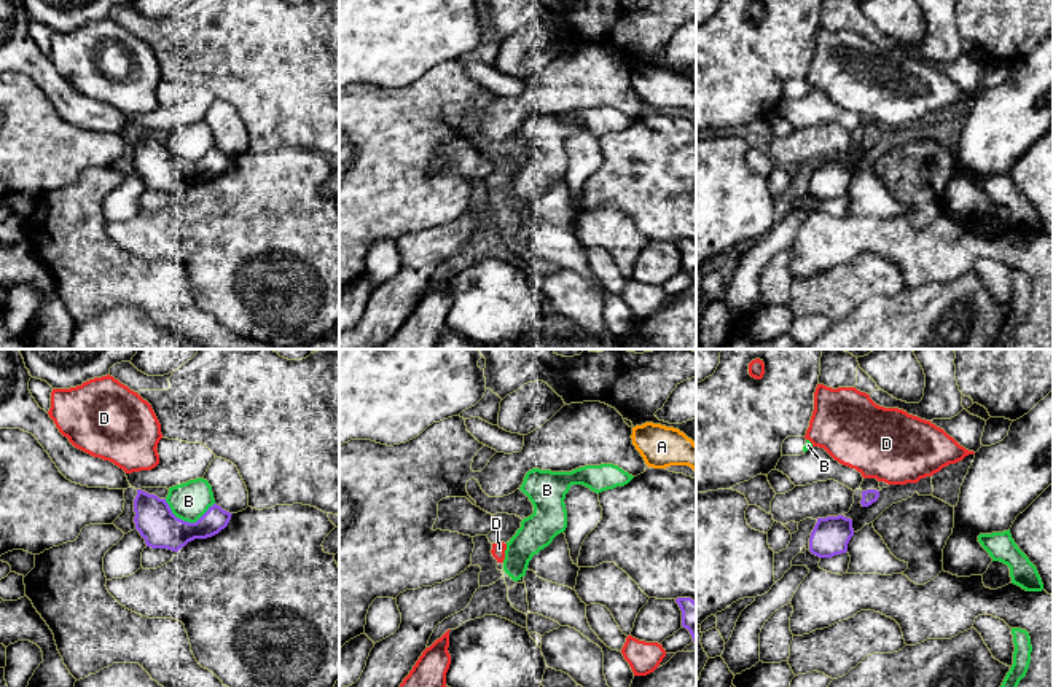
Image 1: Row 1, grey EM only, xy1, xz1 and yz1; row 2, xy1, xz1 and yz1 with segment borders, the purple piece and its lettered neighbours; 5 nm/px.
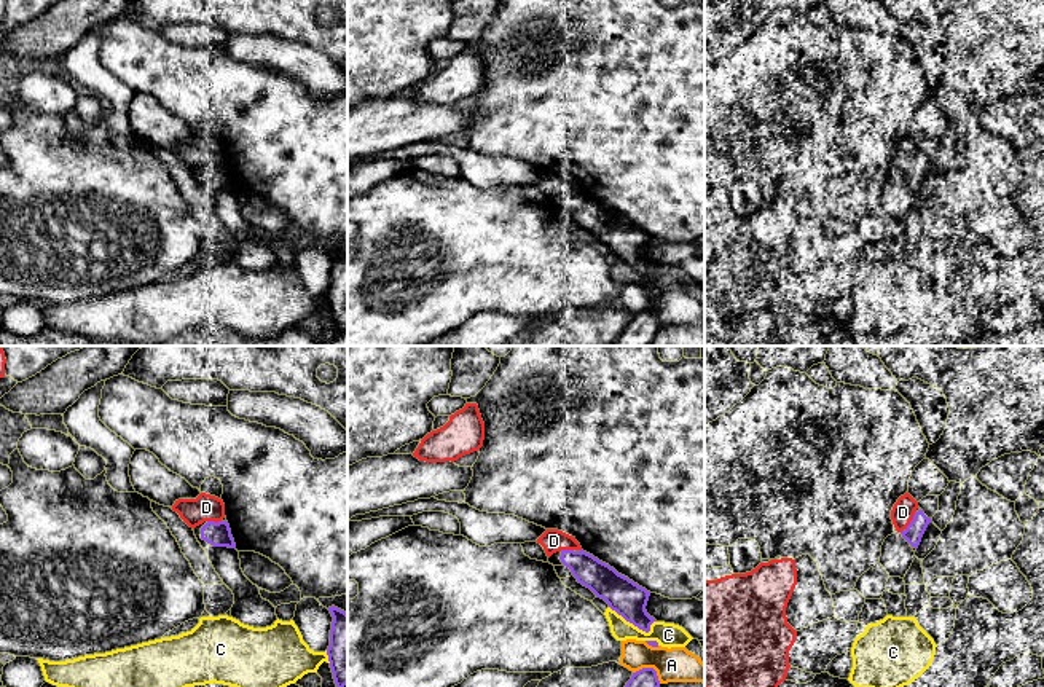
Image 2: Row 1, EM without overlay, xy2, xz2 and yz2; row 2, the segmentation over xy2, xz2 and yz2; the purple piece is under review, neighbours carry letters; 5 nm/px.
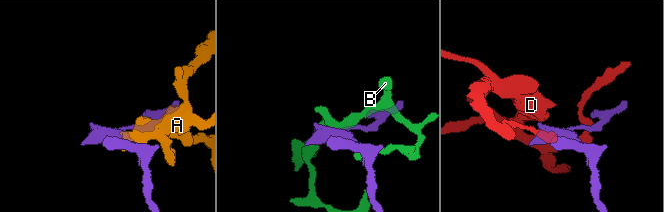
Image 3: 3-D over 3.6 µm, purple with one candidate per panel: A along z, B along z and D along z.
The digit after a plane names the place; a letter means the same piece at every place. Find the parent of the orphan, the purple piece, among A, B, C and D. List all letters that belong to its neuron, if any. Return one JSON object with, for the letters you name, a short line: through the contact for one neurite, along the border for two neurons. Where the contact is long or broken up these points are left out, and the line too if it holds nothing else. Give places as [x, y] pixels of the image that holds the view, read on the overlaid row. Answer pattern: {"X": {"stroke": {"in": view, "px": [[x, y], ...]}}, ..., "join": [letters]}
{"join": []}

